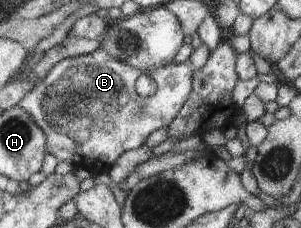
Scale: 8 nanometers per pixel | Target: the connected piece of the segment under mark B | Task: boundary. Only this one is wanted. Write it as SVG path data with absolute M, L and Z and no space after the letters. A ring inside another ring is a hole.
M94 50L86 55L64 58L52 66L46 77L37 83L17 106L26 110L41 126L47 139L47 154L53 155L59 162L67 161L76 168L85 167L96 175L111 168L118 156L124 155L125 151L142 146L156 129L169 127L193 91L193 71L194 67L189 62L168 64L152 70L147 74L156 81L157 88L150 97L143 97L136 92L134 85L145 71L134 69L133 66L110 57L104 50Z

